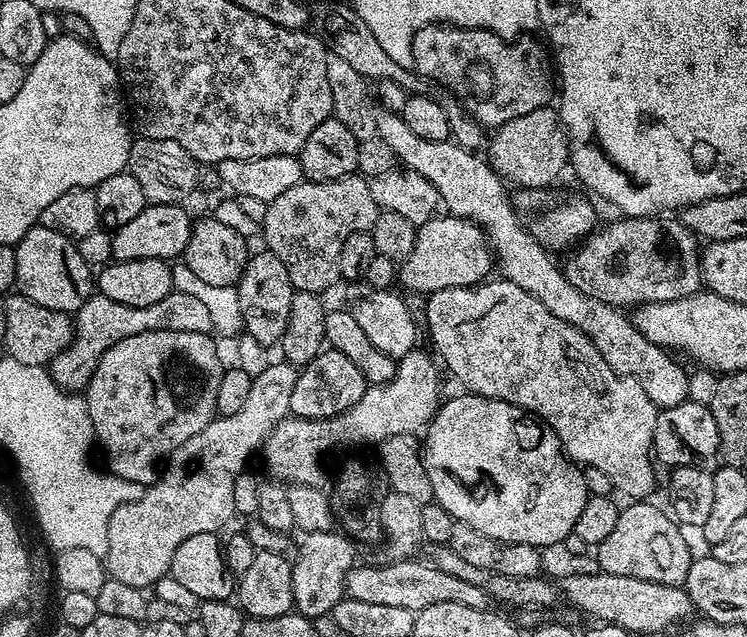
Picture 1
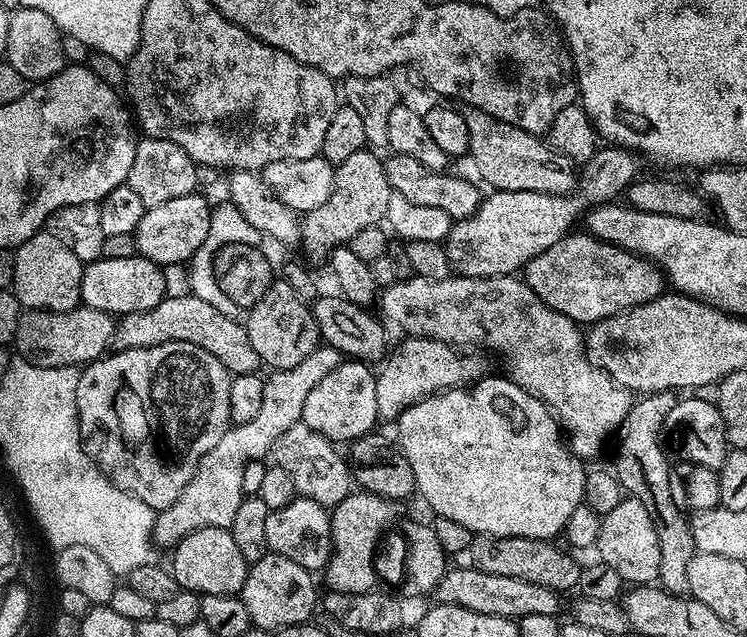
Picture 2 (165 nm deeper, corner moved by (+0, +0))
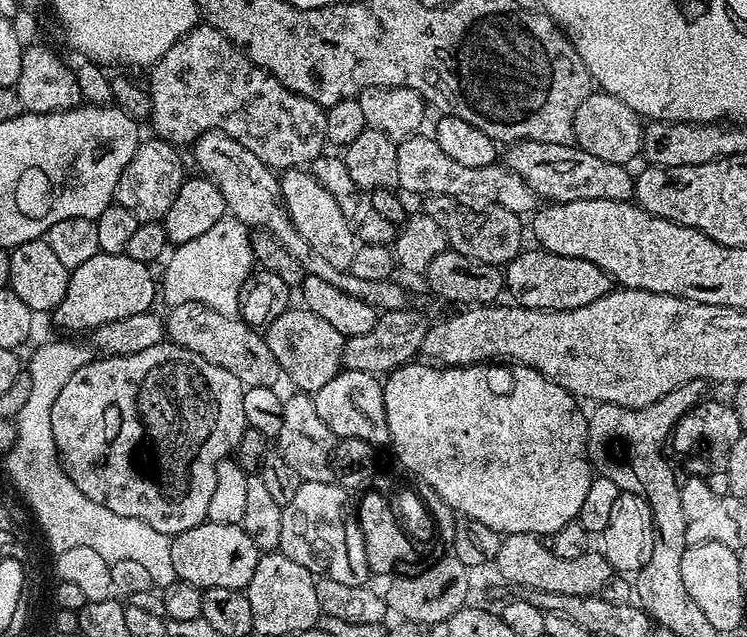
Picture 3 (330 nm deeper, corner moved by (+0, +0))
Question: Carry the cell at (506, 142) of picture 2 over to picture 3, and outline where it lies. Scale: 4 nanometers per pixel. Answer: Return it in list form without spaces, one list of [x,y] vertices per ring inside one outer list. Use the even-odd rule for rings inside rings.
[[[518,140],[511,145],[508,152],[506,166],[541,201],[551,202],[553,204],[565,204],[566,202],[582,202],[583,200],[626,200],[631,201],[636,194],[636,181],[633,173],[628,173],[629,169],[623,164],[614,162],[605,162],[602,158],[597,158],[595,154],[586,154],[586,150],[577,148],[575,143],[551,144],[550,142],[534,142],[533,140]]]

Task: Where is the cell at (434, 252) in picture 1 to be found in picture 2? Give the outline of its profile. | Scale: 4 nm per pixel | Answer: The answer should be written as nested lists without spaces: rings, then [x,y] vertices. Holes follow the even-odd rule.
[[[600,146],[579,169],[575,188],[571,192],[567,192],[565,196],[538,194],[530,190],[489,191],[486,198],[481,199],[477,209],[469,217],[453,223],[447,238],[442,241],[444,257],[448,259],[448,263],[459,275],[473,276],[479,280],[483,280],[486,276],[510,276],[519,273],[524,265],[534,258],[538,258],[538,254],[542,254],[542,250],[550,250],[550,246],[554,246],[554,242],[569,235],[580,215],[581,219],[592,209],[615,201],[619,197],[616,195],[619,192],[621,195],[628,185],[641,175],[640,163],[642,163],[641,157],[627,148]]]

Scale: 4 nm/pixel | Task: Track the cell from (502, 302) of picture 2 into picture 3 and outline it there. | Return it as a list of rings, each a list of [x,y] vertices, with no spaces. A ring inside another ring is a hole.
[[[210,130],[201,134],[190,149],[194,157],[198,158],[200,172],[207,176],[210,182],[214,182],[218,190],[222,190],[225,209],[249,229],[274,234],[274,238],[278,238],[278,242],[282,242],[282,246],[286,246],[286,250],[290,250],[290,254],[298,258],[307,275],[325,279],[331,285],[338,286],[338,290],[354,294],[354,298],[360,298],[362,302],[374,306],[380,312],[393,312],[405,307],[404,288],[396,284],[395,279],[362,282],[362,278],[354,278],[352,272],[343,272],[330,266],[330,262],[326,262],[326,258],[322,258],[322,254],[318,254],[318,250],[314,250],[314,246],[310,246],[310,242],[306,242],[306,238],[298,234],[280,193],[280,176],[273,169],[267,168],[255,154],[250,154],[250,150],[242,146],[242,142],[230,138],[230,134],[222,134],[222,130]]]

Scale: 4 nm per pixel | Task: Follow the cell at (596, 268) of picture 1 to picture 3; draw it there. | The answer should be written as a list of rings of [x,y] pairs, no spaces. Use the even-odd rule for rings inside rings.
[[[543,250],[528,251],[520,251],[503,269],[504,287],[507,295],[512,295],[513,305],[543,312],[578,310],[578,306],[590,306],[590,302],[613,291],[612,277],[594,266],[594,262],[586,262],[586,258],[566,258]]]

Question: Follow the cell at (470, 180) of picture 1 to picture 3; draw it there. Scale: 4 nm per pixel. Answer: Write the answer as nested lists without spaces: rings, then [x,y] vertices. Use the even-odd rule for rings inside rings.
[[[424,135],[408,136],[396,145],[398,185],[405,193],[413,192],[418,198],[452,195],[473,202],[485,200],[498,206],[506,206],[506,210],[517,214],[531,213],[537,207],[538,197],[534,190],[530,190],[530,186],[526,186],[526,182],[522,182],[522,178],[518,178],[518,174],[511,172],[503,163],[497,162],[490,166],[462,166],[444,153],[435,138]]]

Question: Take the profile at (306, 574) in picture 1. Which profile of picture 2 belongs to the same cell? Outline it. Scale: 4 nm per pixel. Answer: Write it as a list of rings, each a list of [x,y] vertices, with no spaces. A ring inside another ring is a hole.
[[[353,490],[342,502],[331,509],[332,555],[322,569],[327,591],[366,594],[377,587],[374,574],[374,554],[378,541],[393,527],[397,505],[393,501],[376,496],[372,492]],[[392,524],[392,525],[391,525]],[[377,539],[377,540],[376,540]]]

